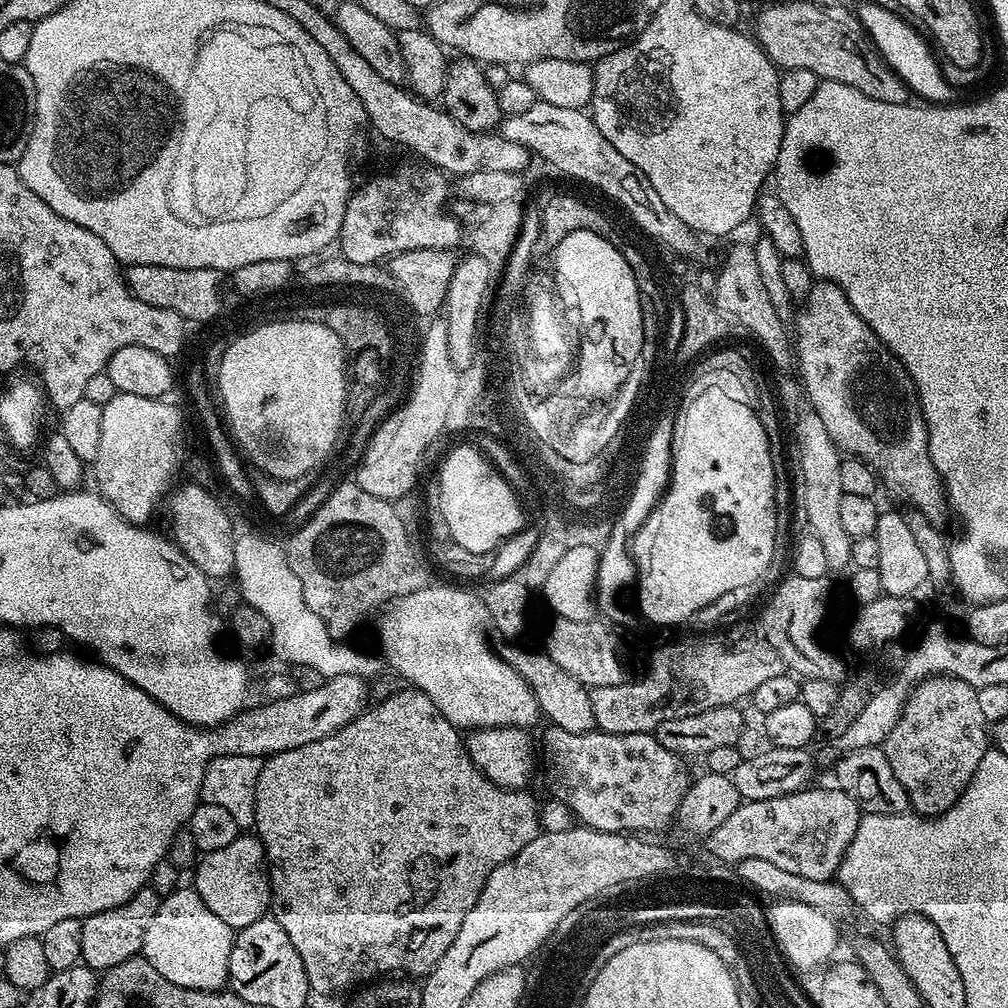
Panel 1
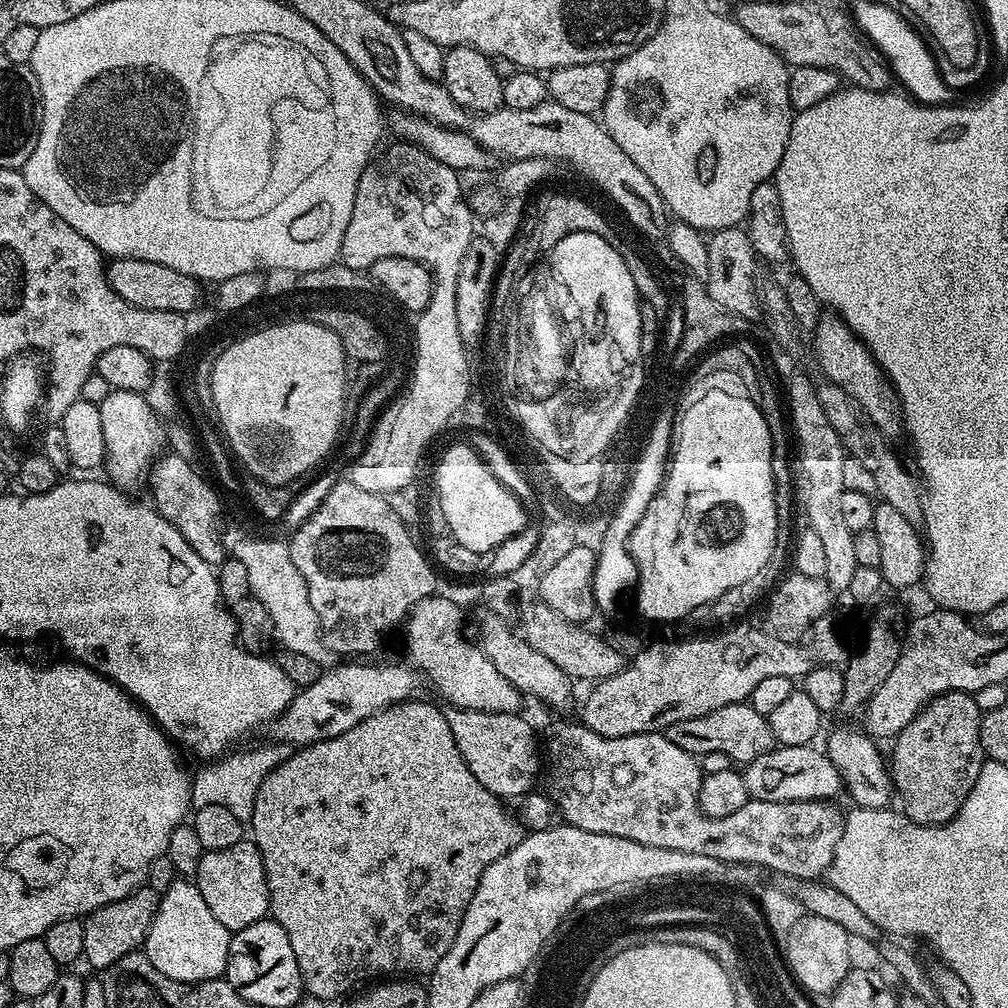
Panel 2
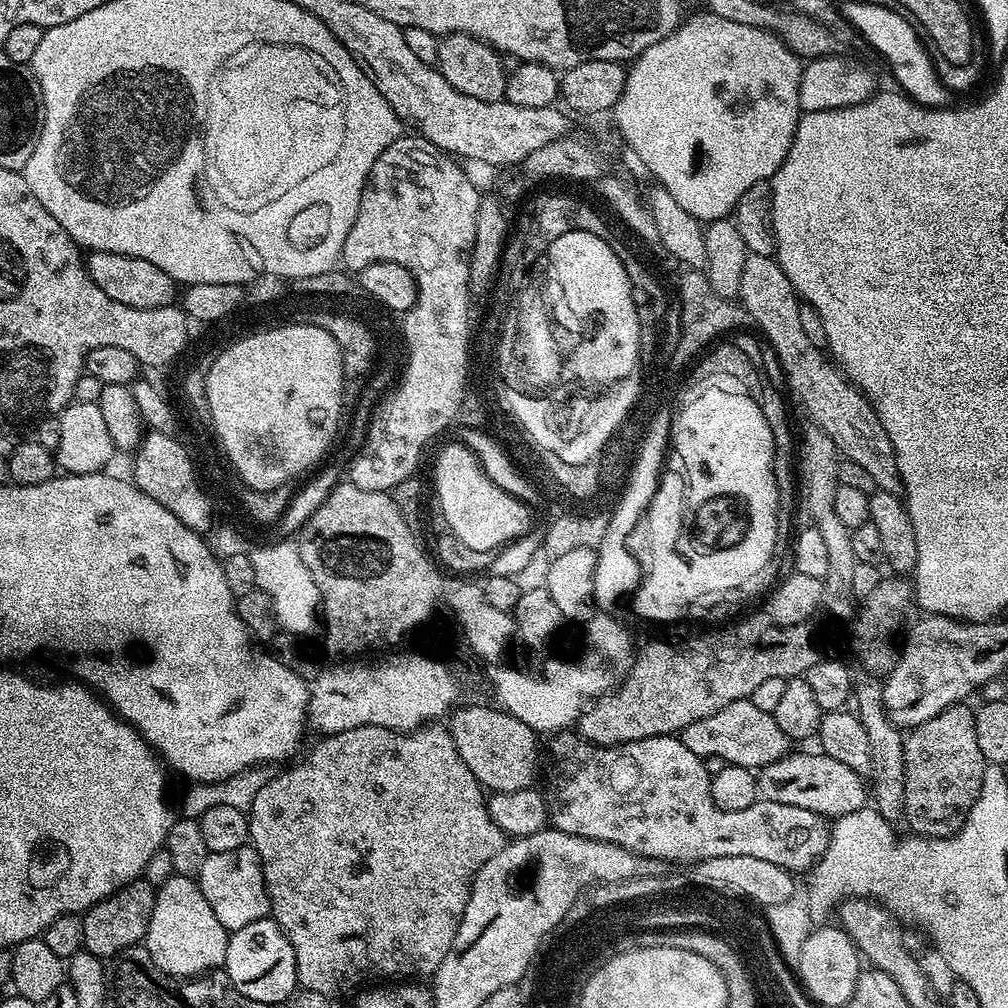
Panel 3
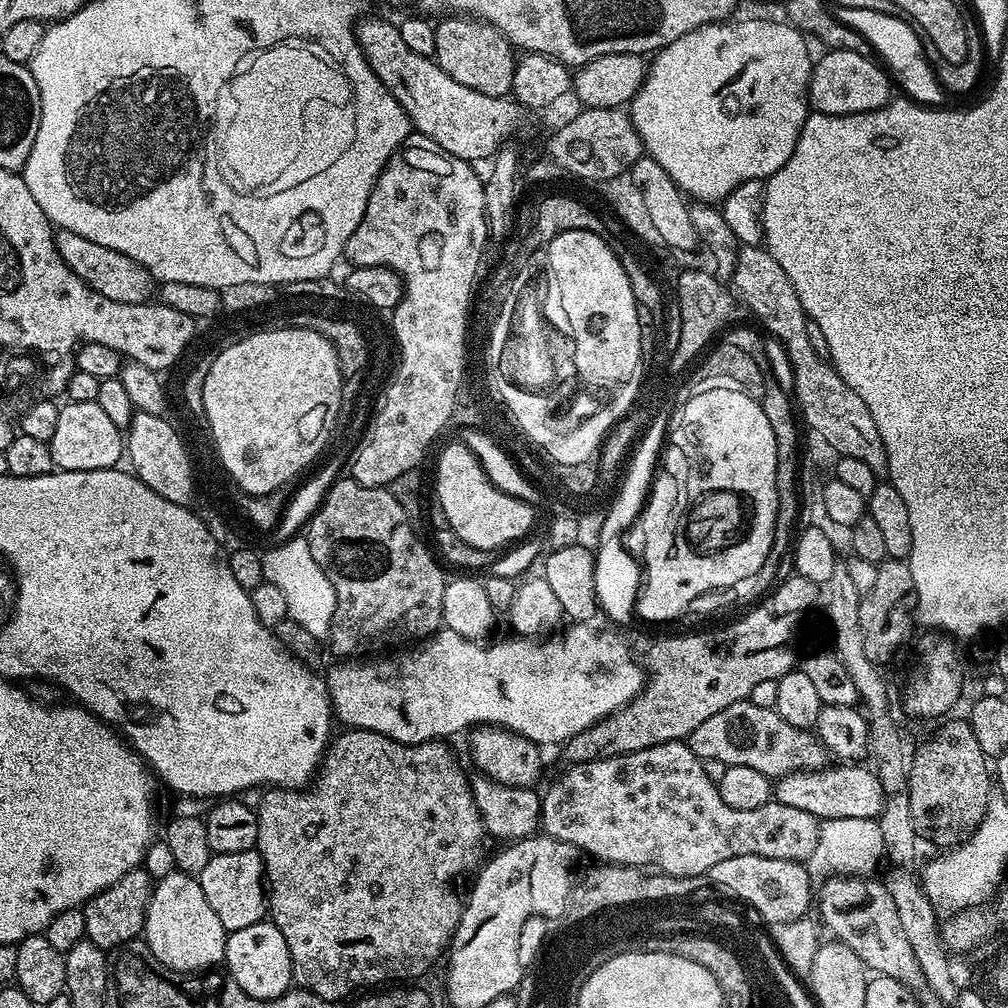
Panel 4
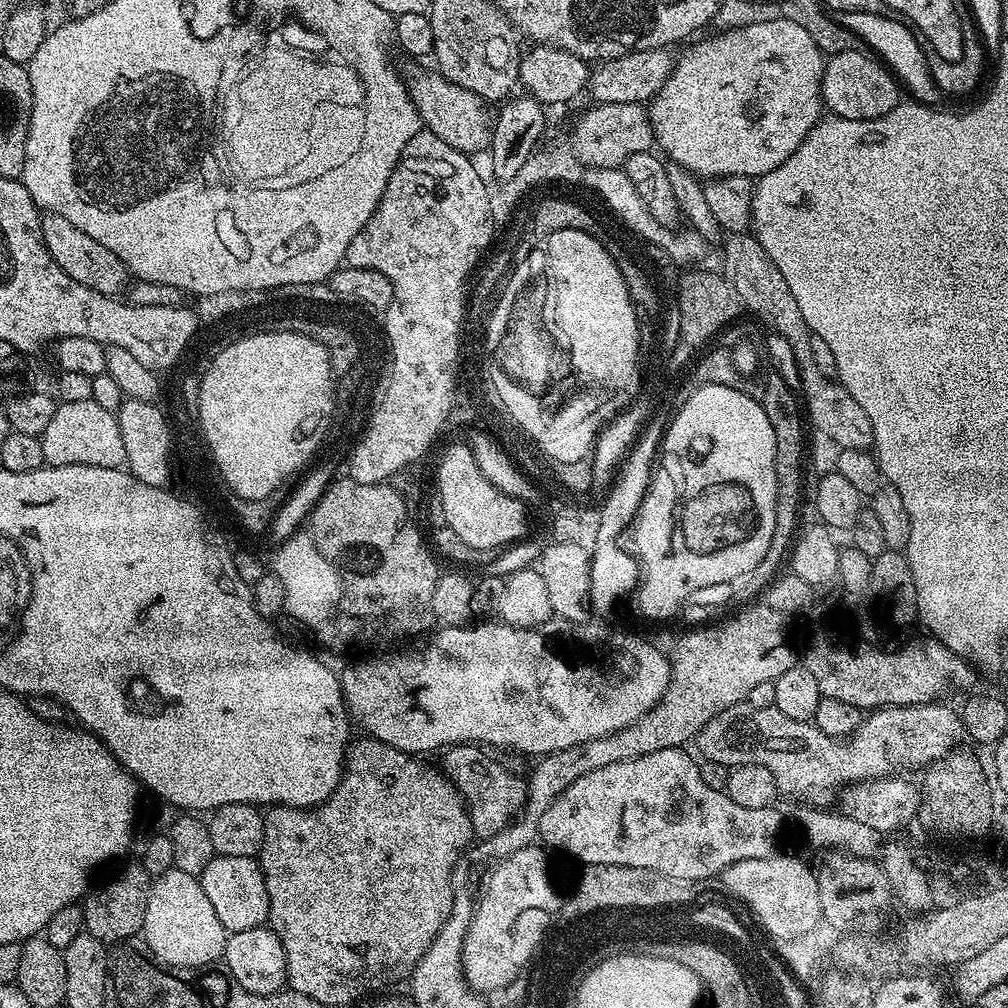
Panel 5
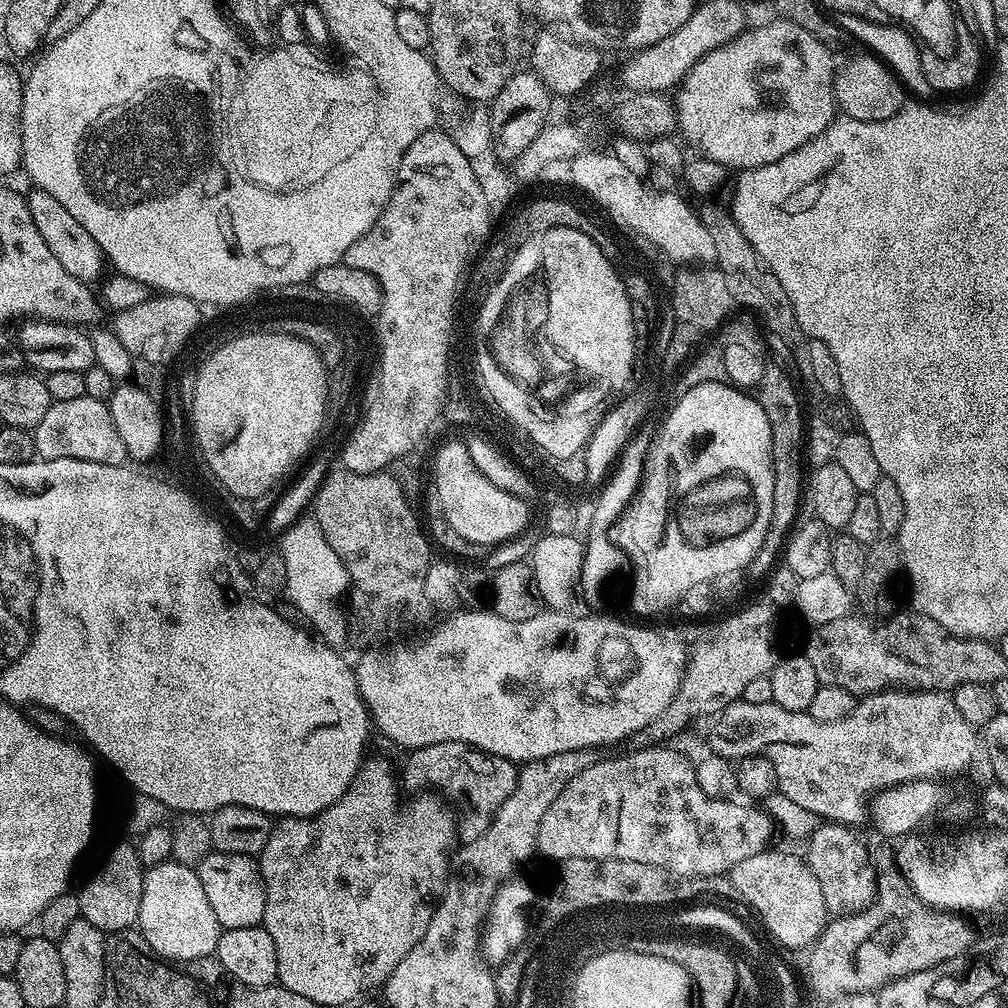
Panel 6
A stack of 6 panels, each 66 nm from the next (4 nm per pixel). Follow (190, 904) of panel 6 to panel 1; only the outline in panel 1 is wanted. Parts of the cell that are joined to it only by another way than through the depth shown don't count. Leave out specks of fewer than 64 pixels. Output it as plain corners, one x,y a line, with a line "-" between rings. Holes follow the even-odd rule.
177,887
160,900
154,922
146,930
142,954
162,978
170,978
170,982
183,988
215,992
228,984
234,930
206,907
191,887
184,887

